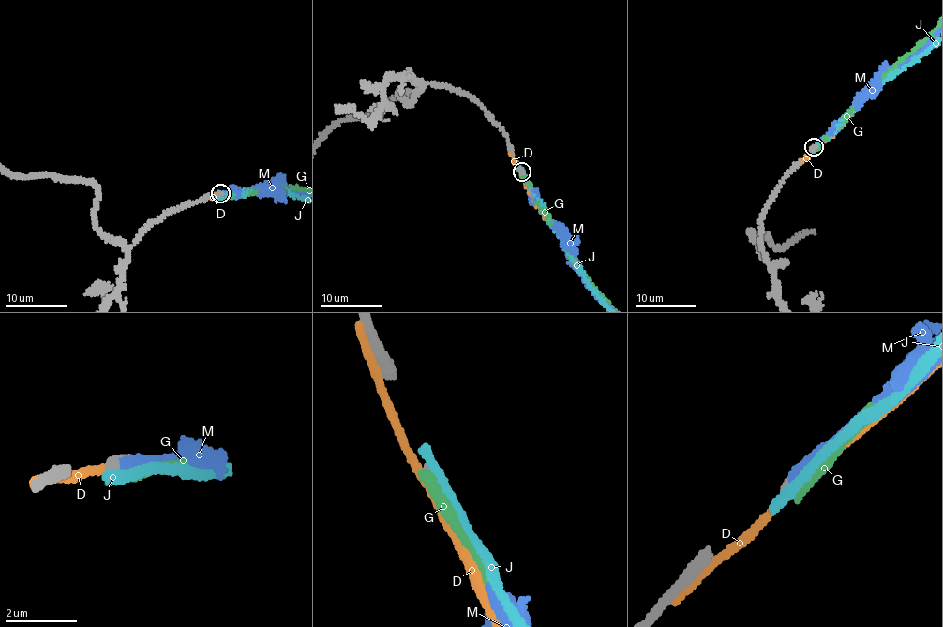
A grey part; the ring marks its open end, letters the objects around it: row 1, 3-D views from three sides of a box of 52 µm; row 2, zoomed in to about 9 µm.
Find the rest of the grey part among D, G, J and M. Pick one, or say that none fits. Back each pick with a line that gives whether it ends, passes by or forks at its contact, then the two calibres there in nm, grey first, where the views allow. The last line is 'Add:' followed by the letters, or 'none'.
M: it ends | 280/340 nm
Add: M

